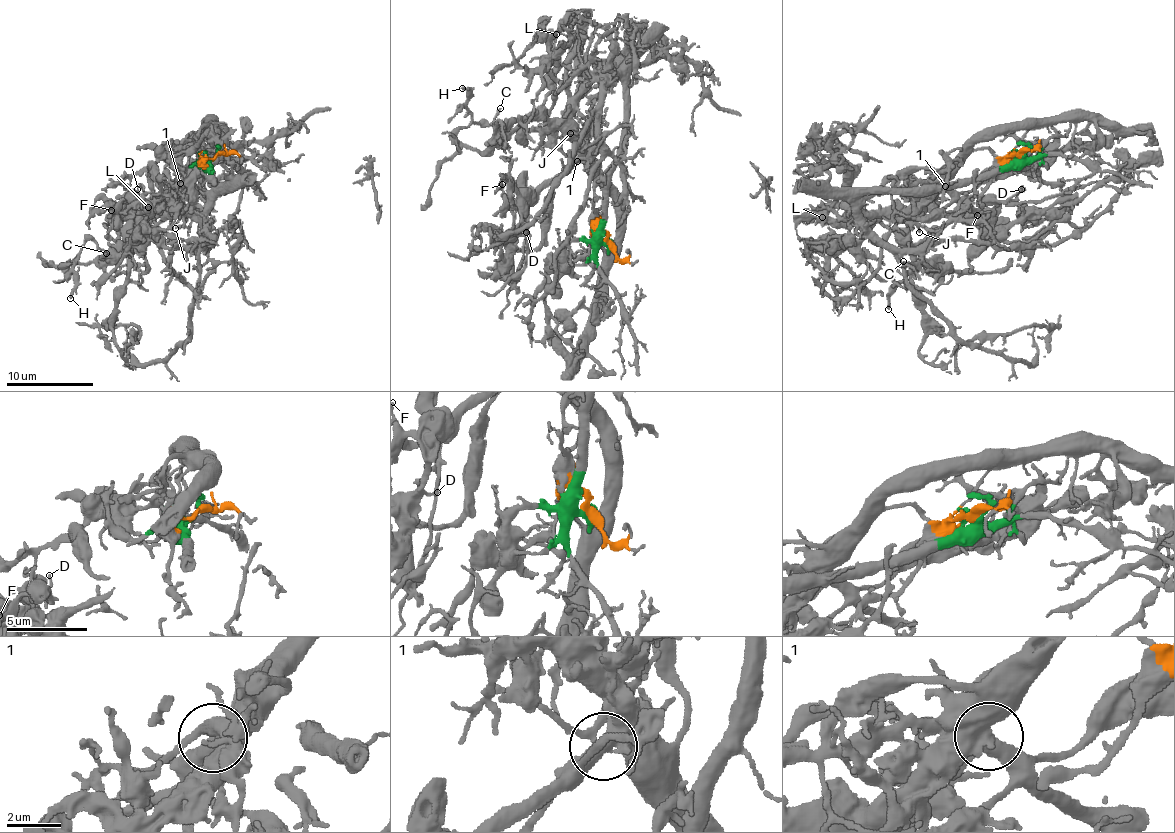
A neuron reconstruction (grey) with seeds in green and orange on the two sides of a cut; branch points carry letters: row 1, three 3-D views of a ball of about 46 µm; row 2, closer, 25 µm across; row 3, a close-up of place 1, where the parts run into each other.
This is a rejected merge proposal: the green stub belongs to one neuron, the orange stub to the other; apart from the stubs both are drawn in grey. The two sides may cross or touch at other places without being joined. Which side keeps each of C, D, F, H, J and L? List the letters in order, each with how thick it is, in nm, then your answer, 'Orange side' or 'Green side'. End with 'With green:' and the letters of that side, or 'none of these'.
C: Thickness 190 nm. Orange side
D: Thickness 110 nm. Orange side
F: Thickness 240 nm. Orange side
H: Thickness 150 nm. Orange side
J: Thickness 180 nm. Orange side
L: Thickness 120 nm. Orange side
With green: none of these

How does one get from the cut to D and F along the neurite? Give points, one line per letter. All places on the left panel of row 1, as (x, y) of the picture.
D: (216, 156), (202, 156), (206, 149), (205, 157), (165, 200), (139, 214), (133, 203), (137, 200), (137, 188)
F: (216, 156), (202, 156), (206, 149), (205, 157), (165, 200), (151, 205), (133, 225), (123, 226), (110, 210)

